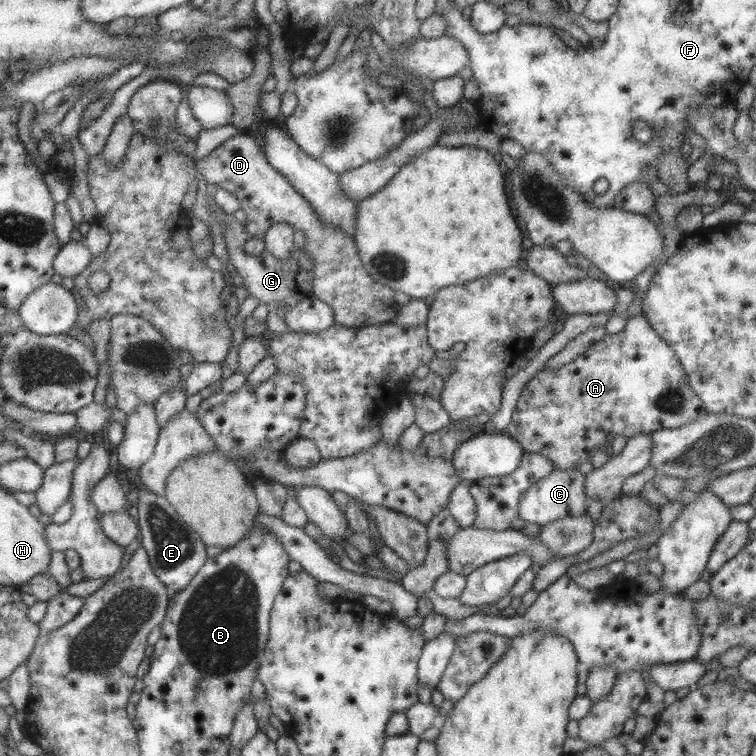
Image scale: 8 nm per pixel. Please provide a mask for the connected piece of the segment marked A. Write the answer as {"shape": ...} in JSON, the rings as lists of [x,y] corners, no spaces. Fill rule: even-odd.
{"shape":[[[639,314],[633,316],[633,318],[628,318],[621,332],[617,332],[612,336],[606,334],[603,339],[589,346],[585,353],[577,356],[573,361],[560,366],[555,371],[545,370],[535,374],[535,376],[523,386],[523,390],[521,390],[520,396],[514,406],[509,424],[505,428],[505,433],[511,438],[514,438],[516,440],[515,442],[518,442],[519,447],[521,447],[523,451],[545,456],[545,458],[555,466],[555,470],[565,470],[571,469],[581,463],[589,462],[595,450],[605,452],[606,448],[609,448],[609,445],[607,446],[605,441],[607,432],[613,432],[615,435],[623,435],[629,438],[640,432],[650,433],[652,430],[679,428],[680,426],[685,426],[693,422],[703,411],[702,402],[695,393],[689,389],[689,385],[687,385],[687,377],[685,377],[685,373],[681,365],[679,365],[677,357],[675,357],[675,352],[665,341],[661,341],[661,338],[657,337],[657,333],[649,327],[649,323],[647,323],[645,316]]]}

